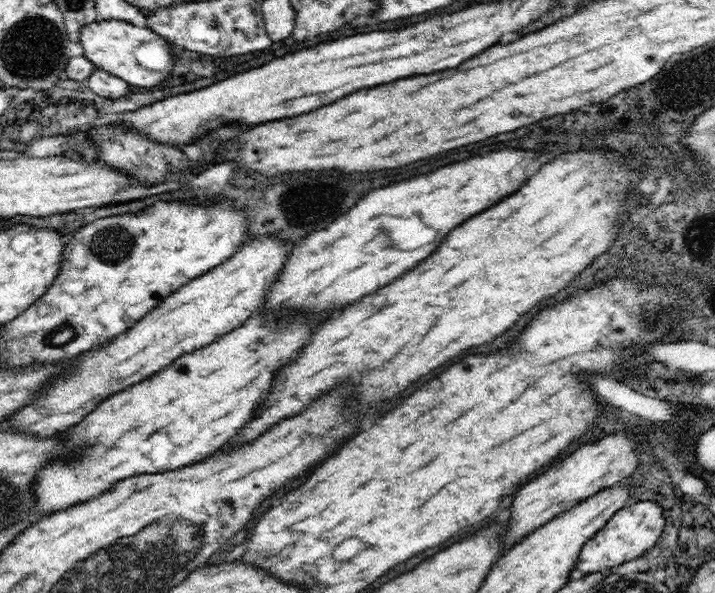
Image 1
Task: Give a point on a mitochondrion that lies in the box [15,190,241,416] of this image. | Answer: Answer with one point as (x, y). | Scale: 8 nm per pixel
(106, 246)

